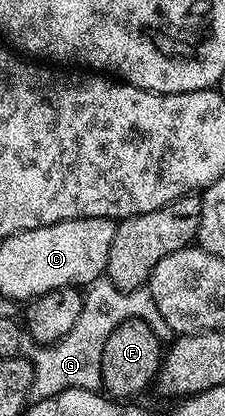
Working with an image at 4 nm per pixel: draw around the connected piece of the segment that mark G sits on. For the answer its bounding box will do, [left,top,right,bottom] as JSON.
[29,277,172,400]

